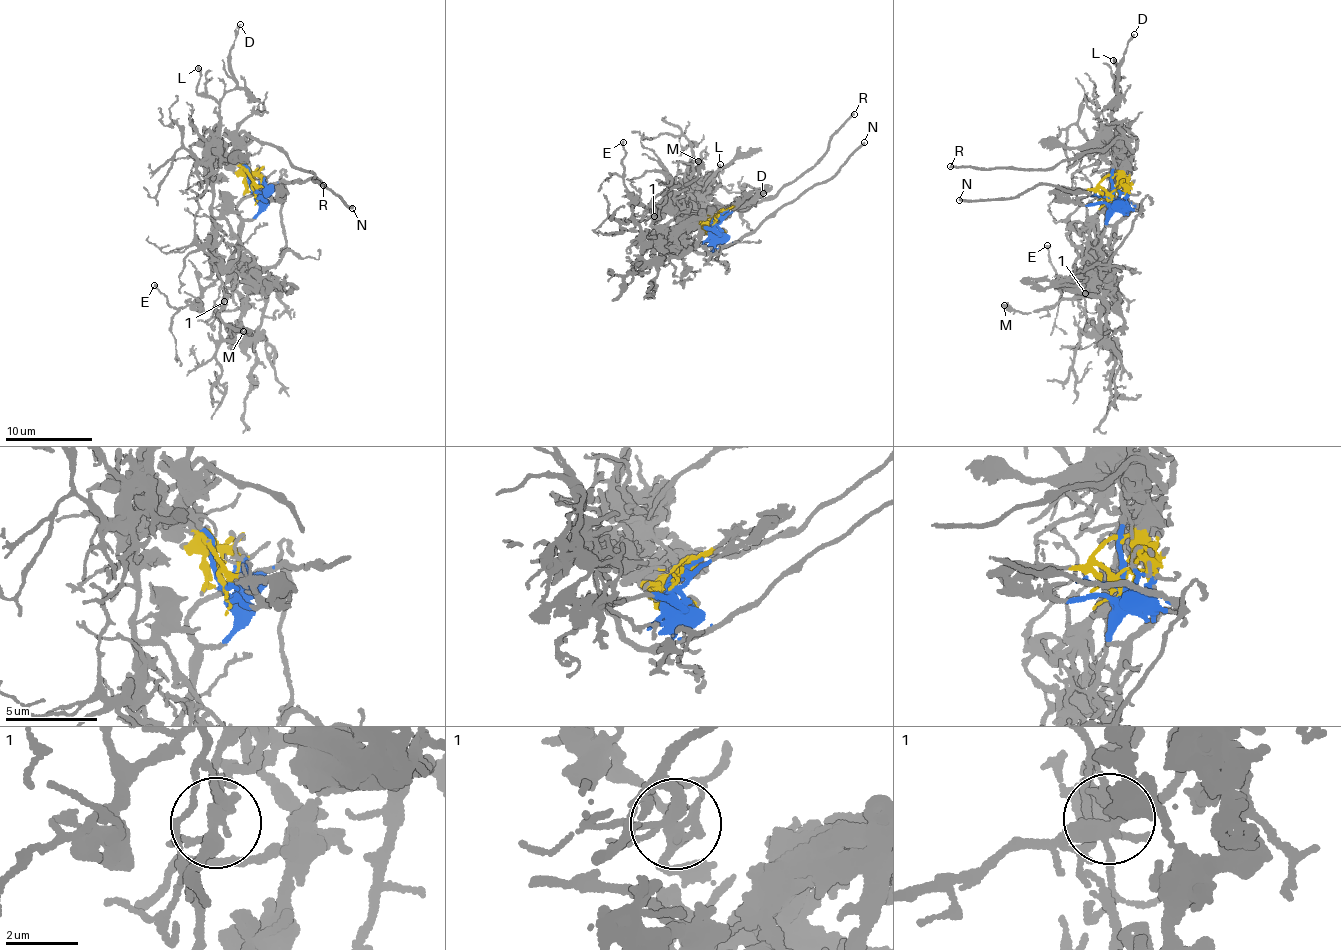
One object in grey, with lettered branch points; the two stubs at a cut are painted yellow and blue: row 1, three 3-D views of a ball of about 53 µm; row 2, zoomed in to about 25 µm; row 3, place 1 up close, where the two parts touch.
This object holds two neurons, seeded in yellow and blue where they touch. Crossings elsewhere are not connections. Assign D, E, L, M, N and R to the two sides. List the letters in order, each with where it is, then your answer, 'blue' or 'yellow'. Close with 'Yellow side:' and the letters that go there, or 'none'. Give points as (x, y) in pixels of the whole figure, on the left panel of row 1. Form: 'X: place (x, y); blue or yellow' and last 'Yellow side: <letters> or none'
D: place (240, 24); yellow
E: place (154, 285); blue
L: place (198, 68); yellow
M: place (243, 331); blue
N: place (352, 208); blue
R: place (323, 185); yellow
Yellow side: D, L, R

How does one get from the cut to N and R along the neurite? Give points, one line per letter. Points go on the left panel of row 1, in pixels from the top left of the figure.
N: (254, 191), (259, 196), (277, 182), (301, 184), (317, 178), (351, 207)
R: (254, 191), (240, 152), (252, 138), (283, 147), (299, 167), (315, 175), (311, 180), (323, 185)

